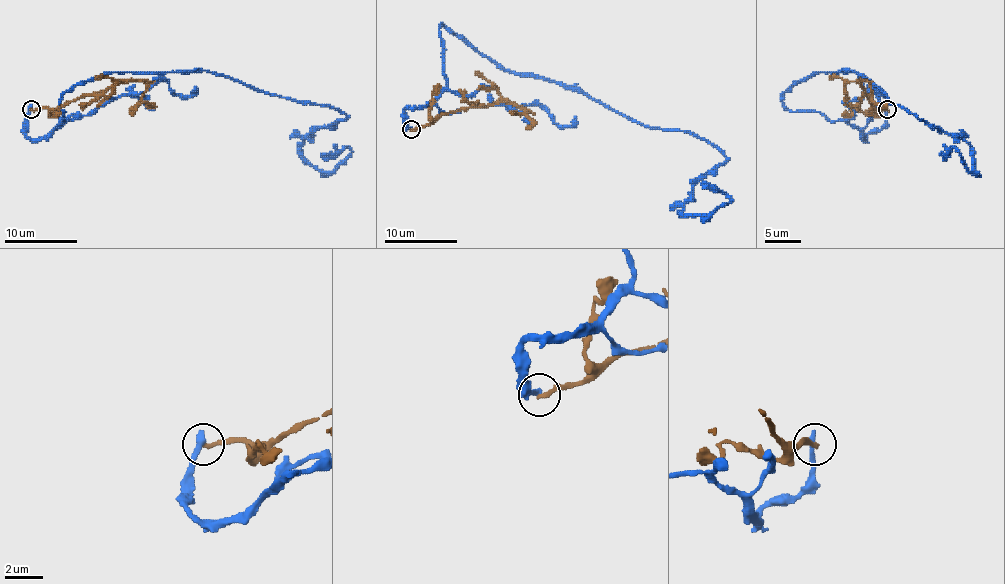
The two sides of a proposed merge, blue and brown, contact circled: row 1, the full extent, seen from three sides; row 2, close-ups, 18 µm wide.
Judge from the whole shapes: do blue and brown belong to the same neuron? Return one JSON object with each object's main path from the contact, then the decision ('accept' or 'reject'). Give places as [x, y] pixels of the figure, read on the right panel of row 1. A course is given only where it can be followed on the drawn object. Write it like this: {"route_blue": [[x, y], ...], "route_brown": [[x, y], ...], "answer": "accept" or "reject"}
{"route_blue": [[887, 110], [865, 139], [782, 95], [853, 70], [964, 141], [972, 171], [954, 148], [941, 155]], "route_brown": [[887, 110], [876, 108], [863, 94], [860, 83], [867, 81], [871, 85], [871, 99], [880, 106], [887, 104]], "answer": "reject"}

